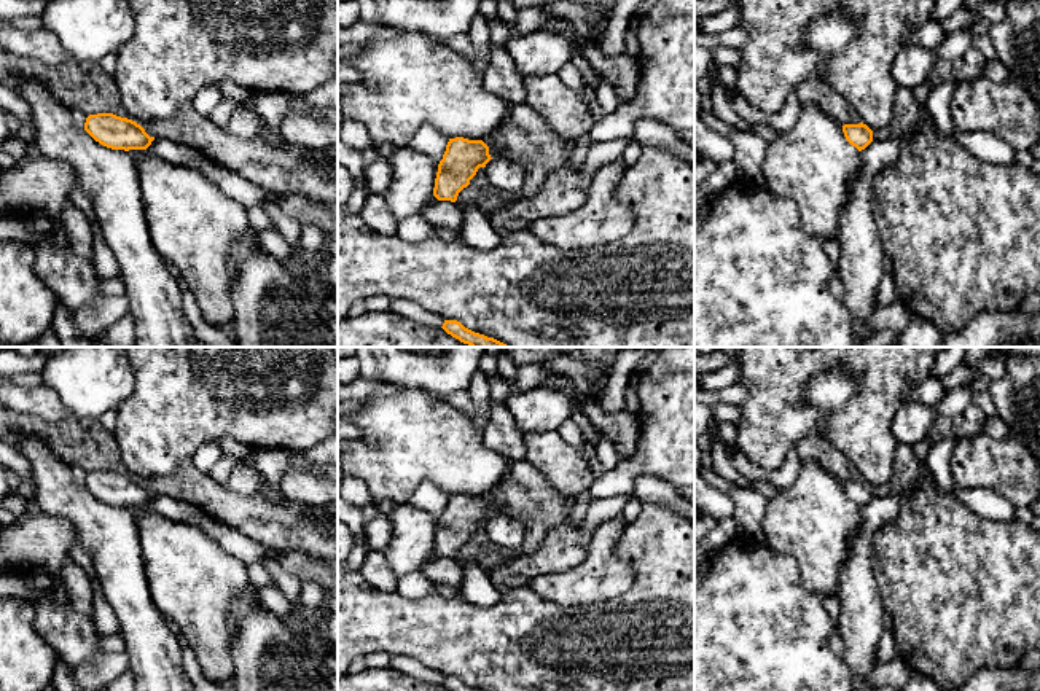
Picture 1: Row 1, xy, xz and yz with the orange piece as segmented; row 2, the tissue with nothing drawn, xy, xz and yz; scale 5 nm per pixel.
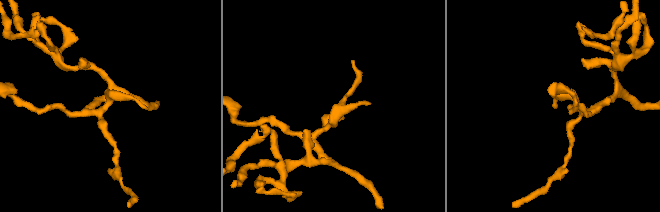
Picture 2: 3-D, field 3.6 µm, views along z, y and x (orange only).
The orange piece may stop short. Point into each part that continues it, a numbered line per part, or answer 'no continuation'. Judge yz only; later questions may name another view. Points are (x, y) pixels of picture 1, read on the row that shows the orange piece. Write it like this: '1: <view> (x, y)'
no continuation

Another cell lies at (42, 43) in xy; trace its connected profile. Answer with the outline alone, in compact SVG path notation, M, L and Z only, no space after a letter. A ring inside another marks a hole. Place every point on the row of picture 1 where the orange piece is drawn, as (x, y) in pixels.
M10 24L0 27L0 46L16 56L32 57L48 65L59 65L68 61L57 37L41 27L37 30L21 30Z

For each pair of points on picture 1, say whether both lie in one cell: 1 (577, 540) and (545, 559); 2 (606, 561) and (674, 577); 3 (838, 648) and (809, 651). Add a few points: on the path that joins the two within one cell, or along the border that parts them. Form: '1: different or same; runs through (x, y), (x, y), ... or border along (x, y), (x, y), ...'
1: same; runs through (569, 543), (553, 556)
2: different; border along (621, 530), (615, 553), (633, 583), (610, 599)
3: different; border along (835, 629), (828, 647), (840, 658)

